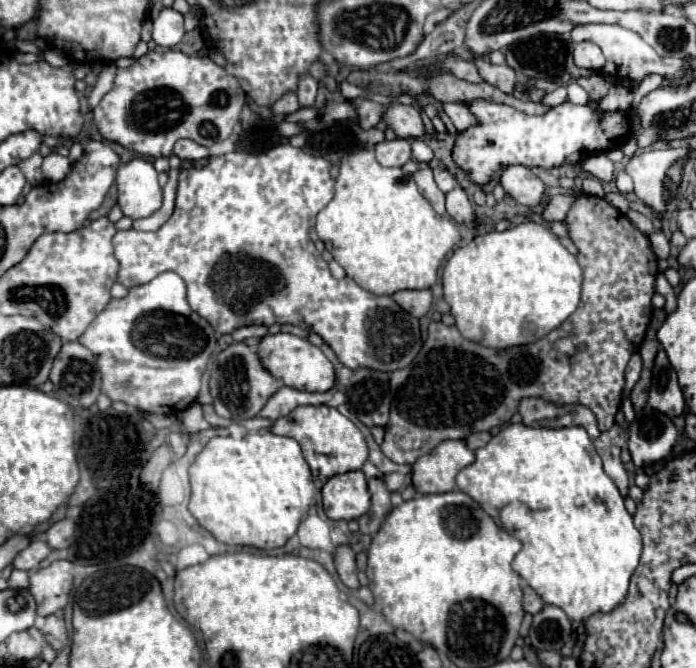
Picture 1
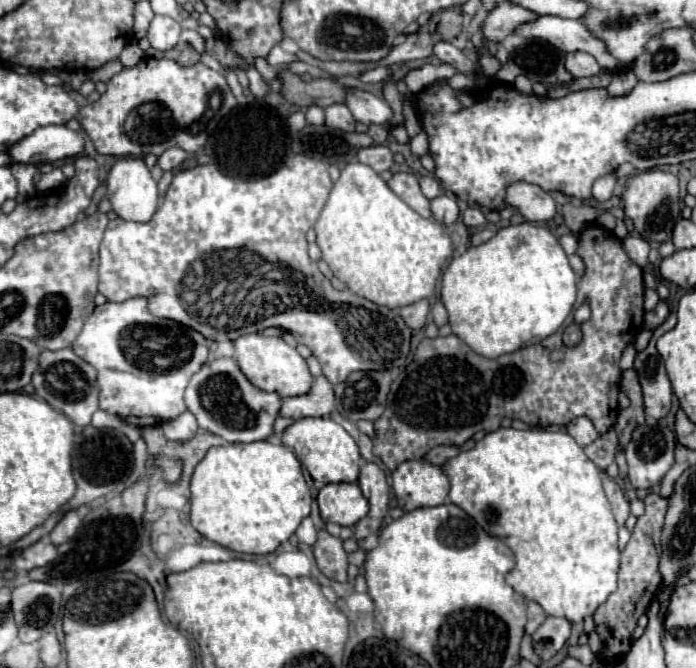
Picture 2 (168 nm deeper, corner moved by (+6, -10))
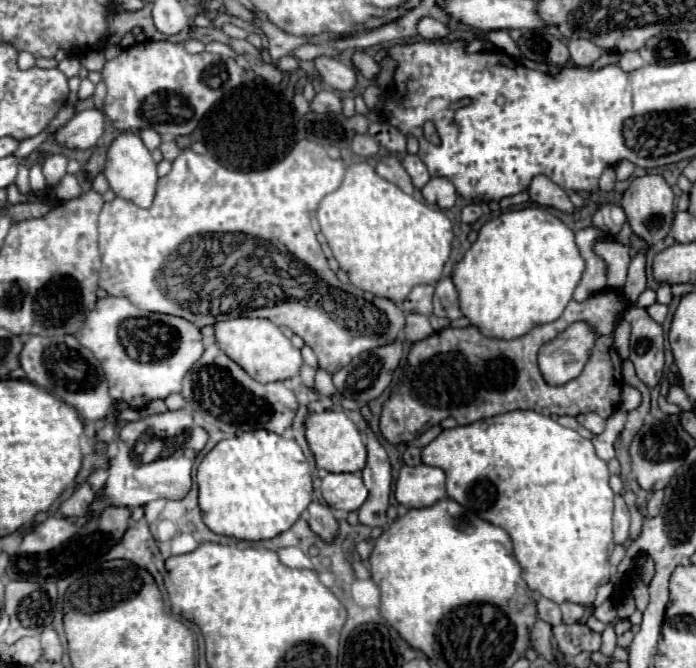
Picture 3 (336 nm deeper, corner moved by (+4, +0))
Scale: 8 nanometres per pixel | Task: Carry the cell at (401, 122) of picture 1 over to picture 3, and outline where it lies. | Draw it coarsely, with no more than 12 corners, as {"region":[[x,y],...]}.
{"region":[[330,56],[314,58],[318,74],[332,88],[356,88],[356,70]]}

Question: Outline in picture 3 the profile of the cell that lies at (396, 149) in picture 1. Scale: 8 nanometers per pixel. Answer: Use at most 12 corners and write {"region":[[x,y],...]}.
{"region":[[370,134],[352,140],[352,152],[364,158],[378,154],[378,142]]}

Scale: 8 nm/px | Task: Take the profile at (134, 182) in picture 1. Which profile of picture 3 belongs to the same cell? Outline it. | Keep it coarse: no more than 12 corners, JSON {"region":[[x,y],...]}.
{"region":[[120,132],[104,176],[116,196],[148,208],[156,162],[136,132]]}

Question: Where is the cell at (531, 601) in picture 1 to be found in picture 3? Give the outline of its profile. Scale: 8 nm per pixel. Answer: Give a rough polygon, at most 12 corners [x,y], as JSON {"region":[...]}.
{"region":[[548,598],[538,600],[538,618],[556,626],[560,606]]}

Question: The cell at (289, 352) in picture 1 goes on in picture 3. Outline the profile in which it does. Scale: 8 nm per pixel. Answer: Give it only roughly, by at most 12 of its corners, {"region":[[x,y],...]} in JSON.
{"region":[[266,318],[214,324],[256,382],[294,378],[300,350]]}

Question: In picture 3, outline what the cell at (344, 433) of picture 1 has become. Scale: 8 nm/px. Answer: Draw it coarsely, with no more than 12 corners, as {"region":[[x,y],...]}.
{"region":[[344,412],[306,420],[318,470],[360,472],[362,434]]}

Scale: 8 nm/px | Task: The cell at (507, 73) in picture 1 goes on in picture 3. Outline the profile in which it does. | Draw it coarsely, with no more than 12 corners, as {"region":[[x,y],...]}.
{"region":[[420,18],[416,28],[426,40],[440,40],[448,28],[440,20]]}

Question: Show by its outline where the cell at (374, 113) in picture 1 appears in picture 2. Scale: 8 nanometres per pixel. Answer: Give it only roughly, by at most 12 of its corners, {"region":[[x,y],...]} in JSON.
{"region":[[332,104],[326,112],[326,126],[354,132],[356,120],[346,104]]}

